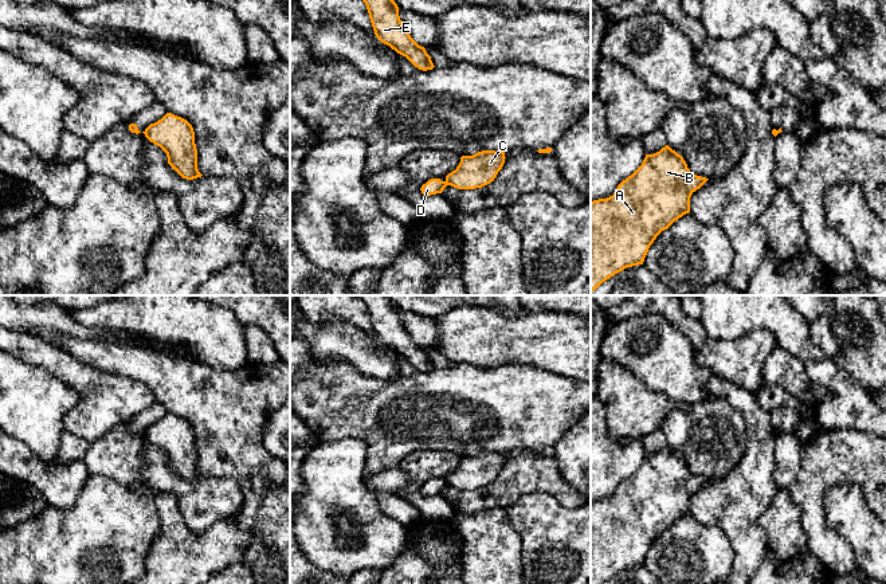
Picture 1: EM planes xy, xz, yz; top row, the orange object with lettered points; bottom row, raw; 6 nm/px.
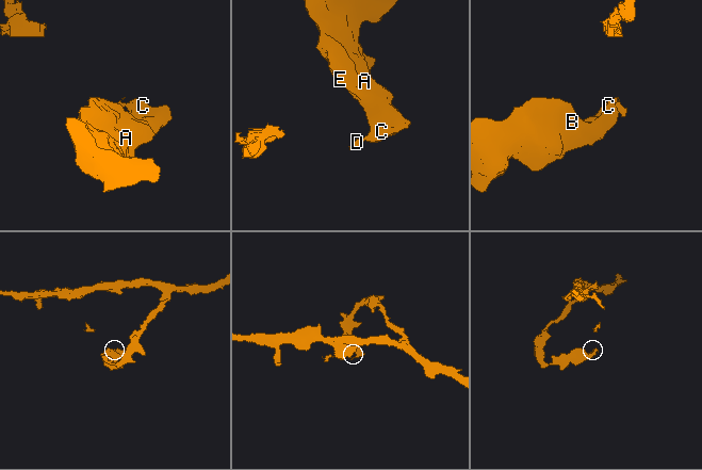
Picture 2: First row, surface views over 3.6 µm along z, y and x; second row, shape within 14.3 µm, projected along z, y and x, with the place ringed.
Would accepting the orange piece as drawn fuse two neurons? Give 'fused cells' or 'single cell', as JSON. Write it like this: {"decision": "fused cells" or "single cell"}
{"decision": "fused cells"}

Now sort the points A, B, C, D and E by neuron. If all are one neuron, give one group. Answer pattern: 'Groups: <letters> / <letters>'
Groups: A B C E / D

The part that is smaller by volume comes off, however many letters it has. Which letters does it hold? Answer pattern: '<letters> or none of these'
D

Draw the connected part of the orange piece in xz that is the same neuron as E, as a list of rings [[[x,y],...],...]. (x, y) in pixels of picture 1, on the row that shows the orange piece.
[[[362,0],[376,38],[405,56],[415,67],[427,71],[435,66],[426,48],[419,46],[408,34],[399,16],[399,7],[393,0]]]

